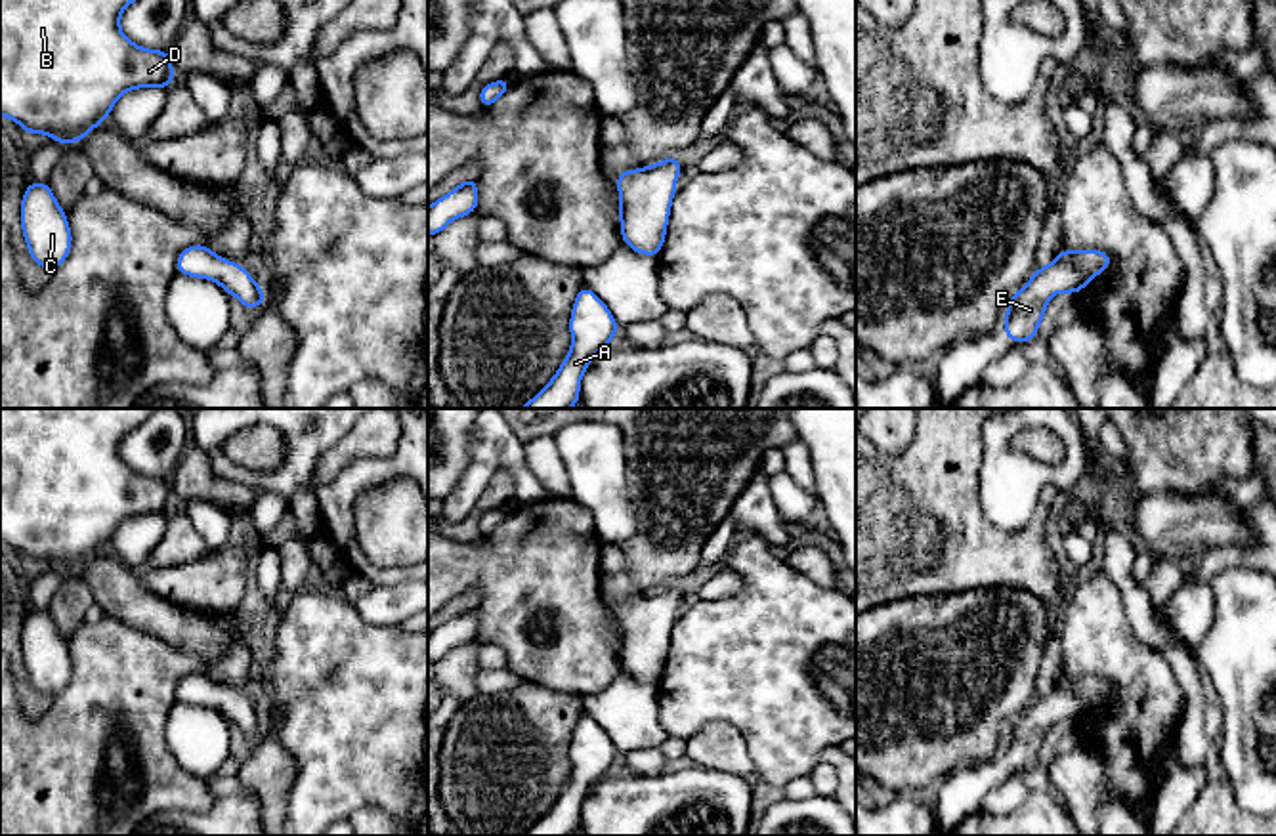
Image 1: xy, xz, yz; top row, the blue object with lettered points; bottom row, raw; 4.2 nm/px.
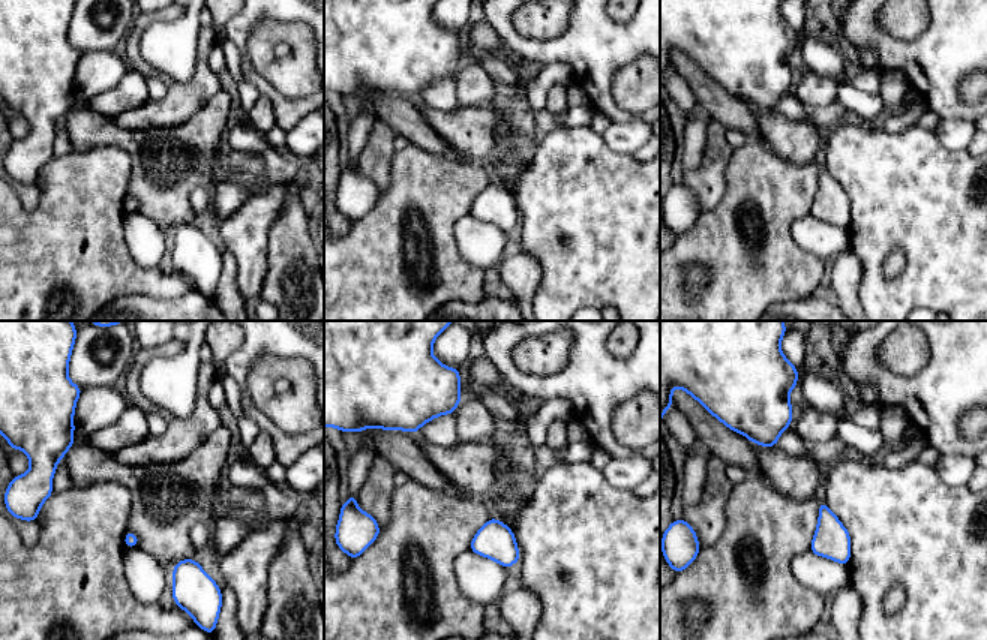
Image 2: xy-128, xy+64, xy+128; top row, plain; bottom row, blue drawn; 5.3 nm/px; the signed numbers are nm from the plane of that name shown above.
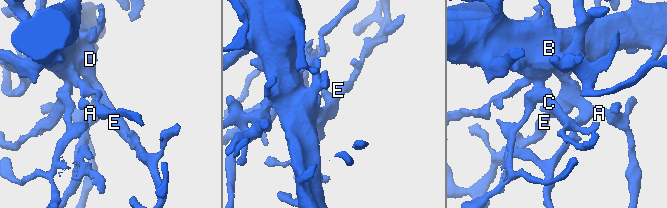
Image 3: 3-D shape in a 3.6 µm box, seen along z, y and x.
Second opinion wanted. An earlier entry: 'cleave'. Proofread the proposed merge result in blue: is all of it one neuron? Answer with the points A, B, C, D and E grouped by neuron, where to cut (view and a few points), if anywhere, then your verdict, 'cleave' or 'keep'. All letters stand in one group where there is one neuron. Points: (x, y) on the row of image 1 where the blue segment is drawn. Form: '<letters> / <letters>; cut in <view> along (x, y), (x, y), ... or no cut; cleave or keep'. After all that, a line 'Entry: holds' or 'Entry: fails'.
A B C D E; no cut; keep
Entry: fails

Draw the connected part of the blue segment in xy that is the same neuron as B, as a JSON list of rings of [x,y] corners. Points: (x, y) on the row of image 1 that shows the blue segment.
[[[0,0],[0,116],[67,145],[99,126],[122,94],[168,88],[176,78],[170,52],[145,50],[120,31],[120,13],[132,2]]]

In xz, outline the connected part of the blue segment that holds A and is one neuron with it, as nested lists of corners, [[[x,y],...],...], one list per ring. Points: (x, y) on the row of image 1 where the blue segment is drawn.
[[[586,286],[575,298],[571,349],[554,378],[520,408],[571,408],[581,401],[579,384],[590,361],[611,344],[619,326],[607,305]]]

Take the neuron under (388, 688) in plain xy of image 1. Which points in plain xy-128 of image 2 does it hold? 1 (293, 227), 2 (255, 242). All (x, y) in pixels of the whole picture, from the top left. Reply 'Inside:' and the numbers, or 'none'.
Inside: 2

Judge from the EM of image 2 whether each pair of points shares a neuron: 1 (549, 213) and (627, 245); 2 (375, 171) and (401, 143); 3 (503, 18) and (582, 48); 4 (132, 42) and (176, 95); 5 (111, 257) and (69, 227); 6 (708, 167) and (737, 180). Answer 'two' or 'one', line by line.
1: one
2: two
3: one
4: one
5: one
6: two

